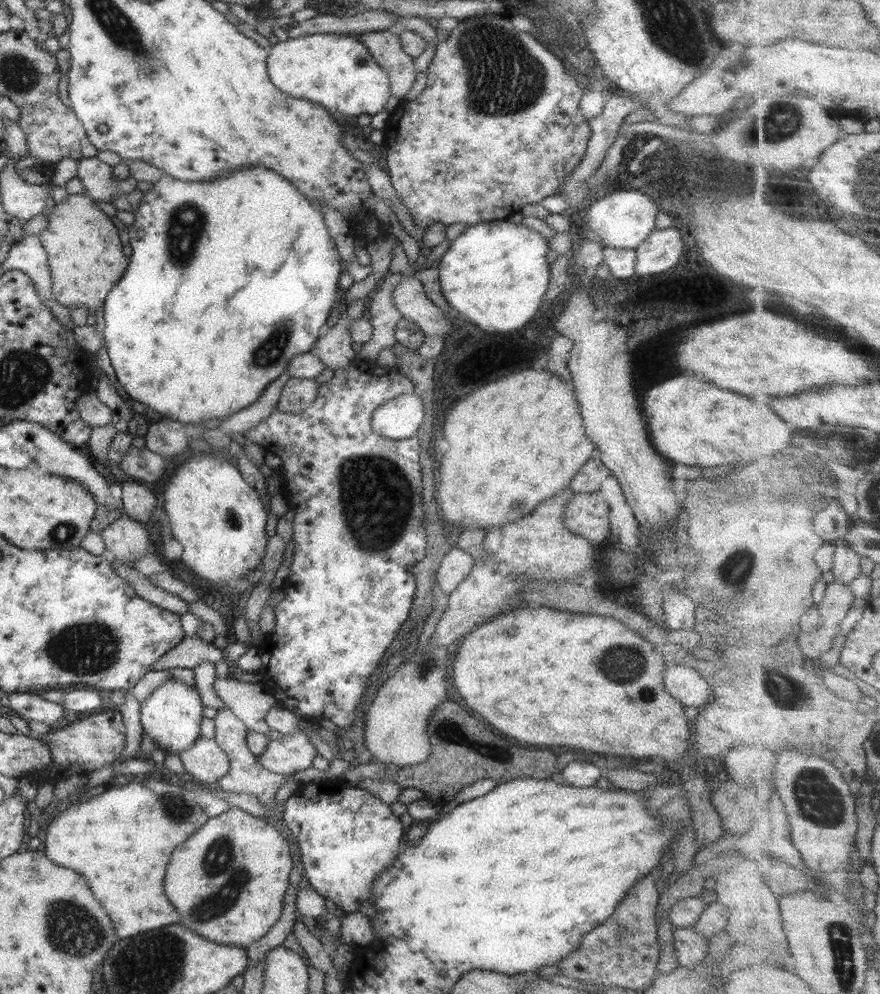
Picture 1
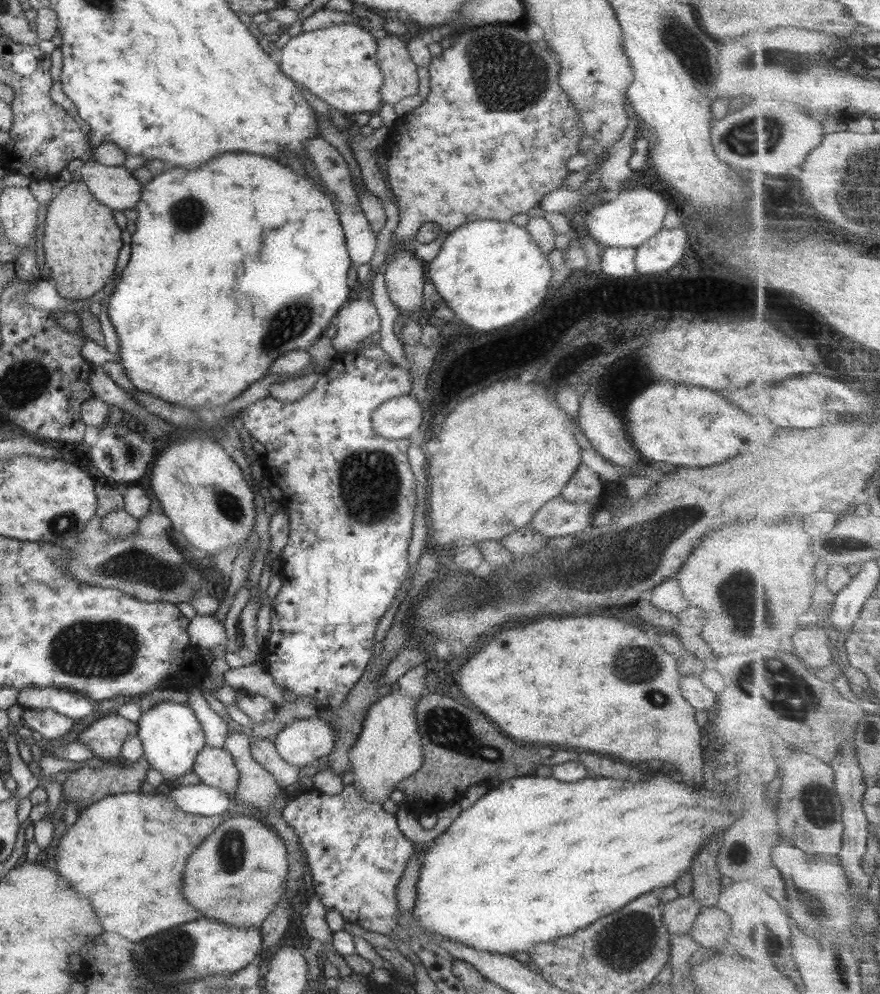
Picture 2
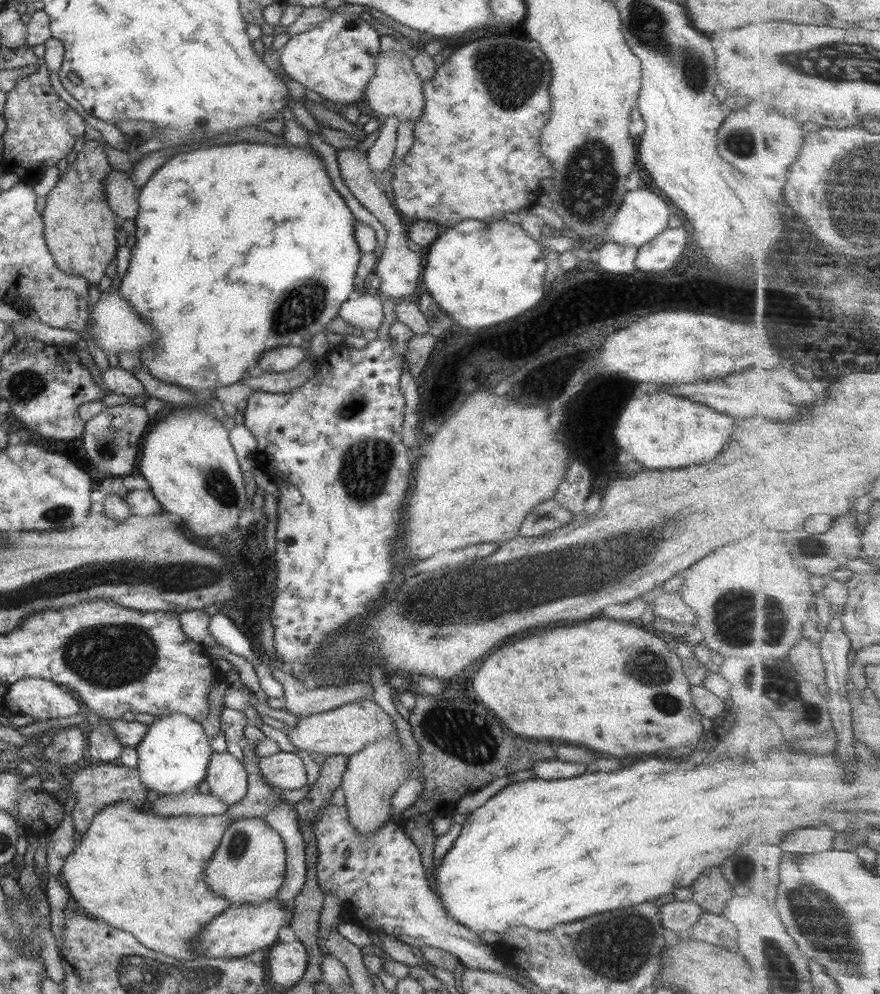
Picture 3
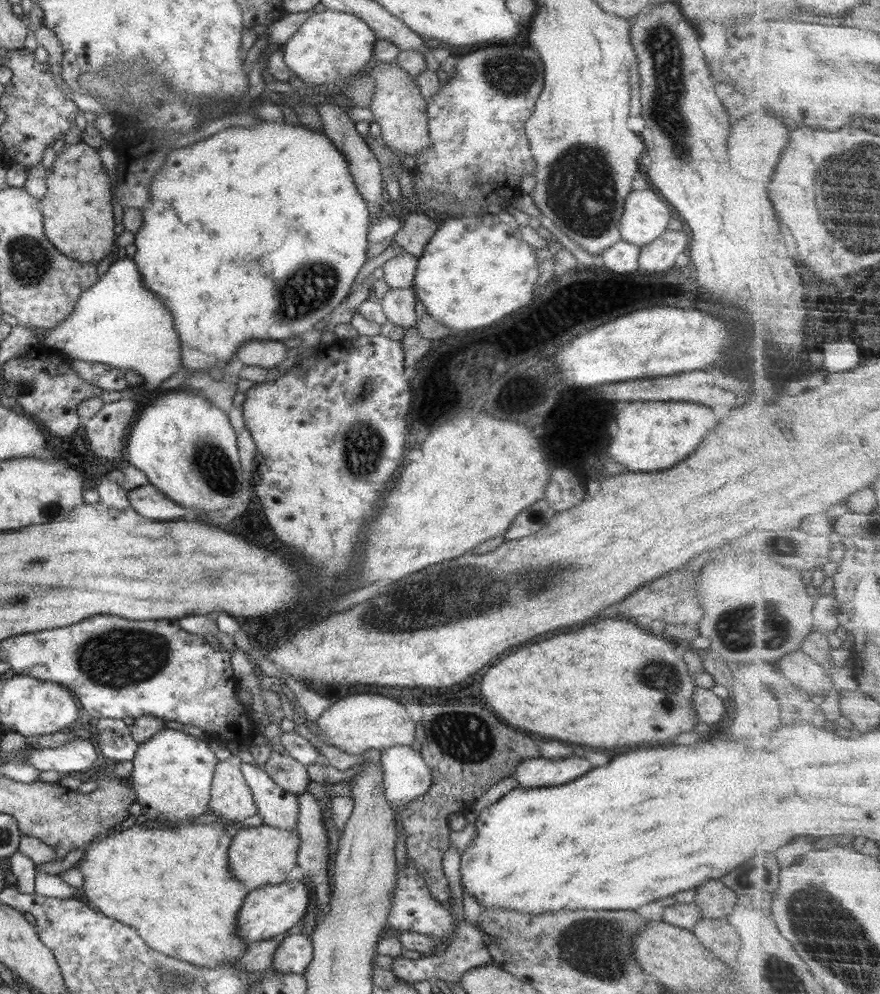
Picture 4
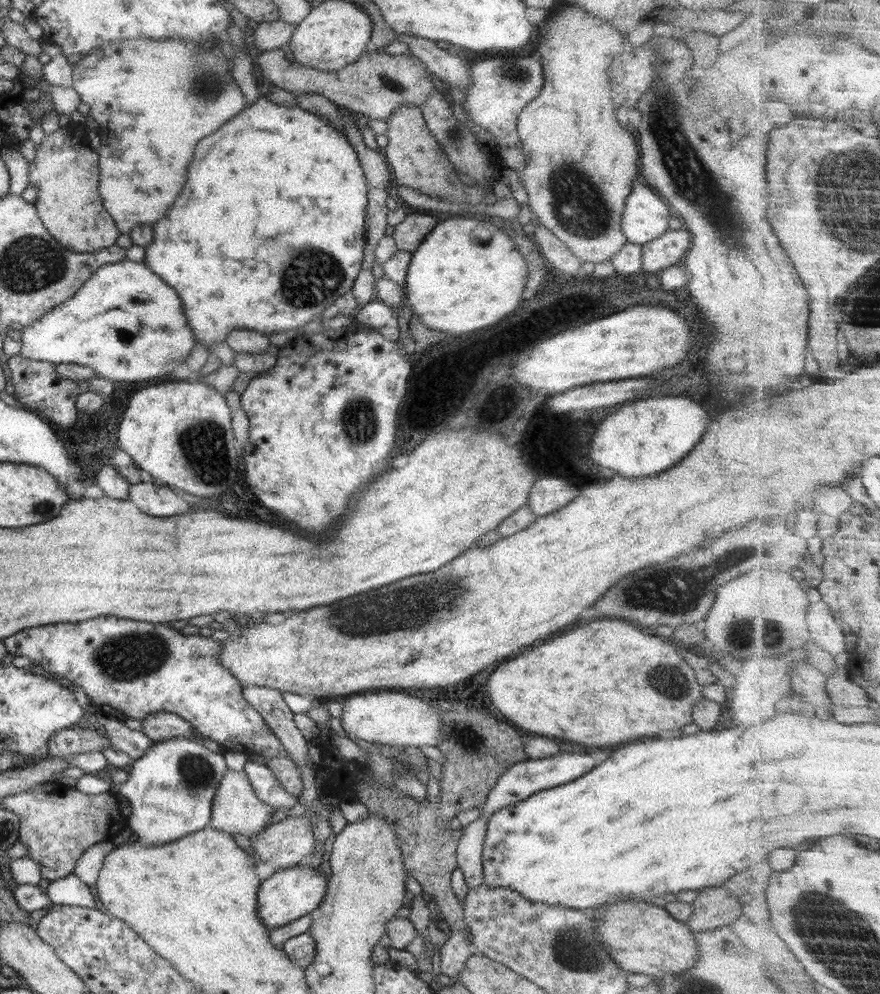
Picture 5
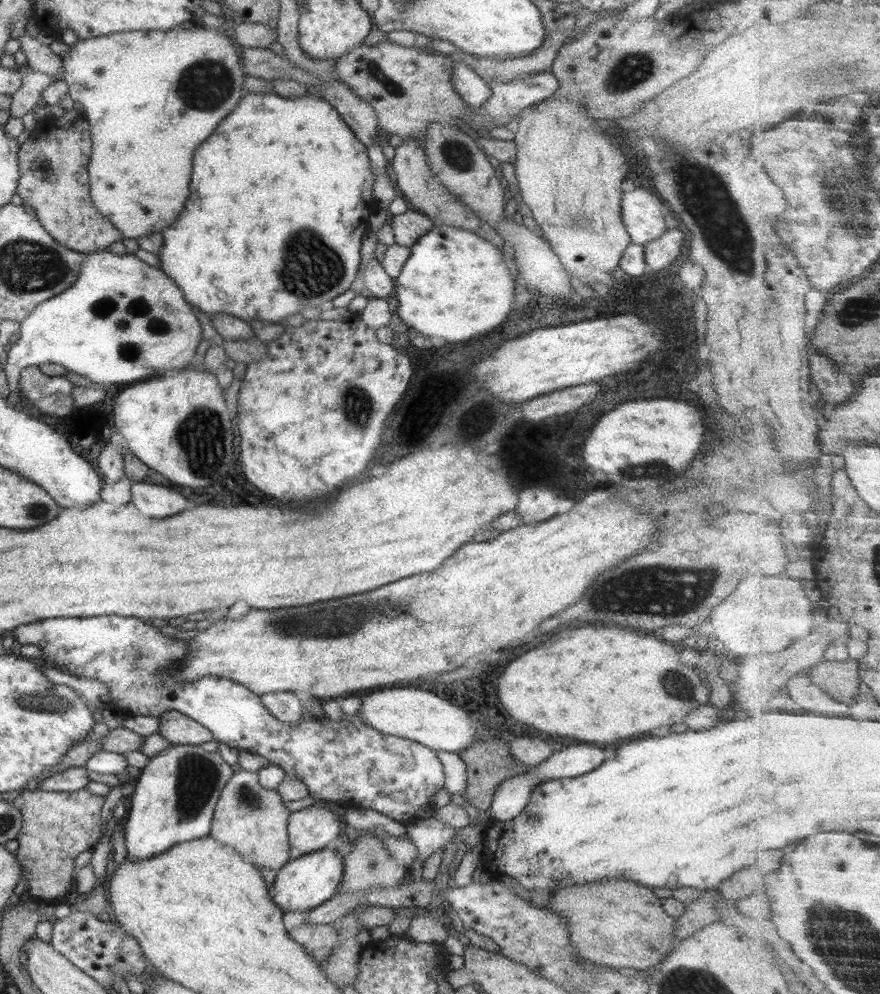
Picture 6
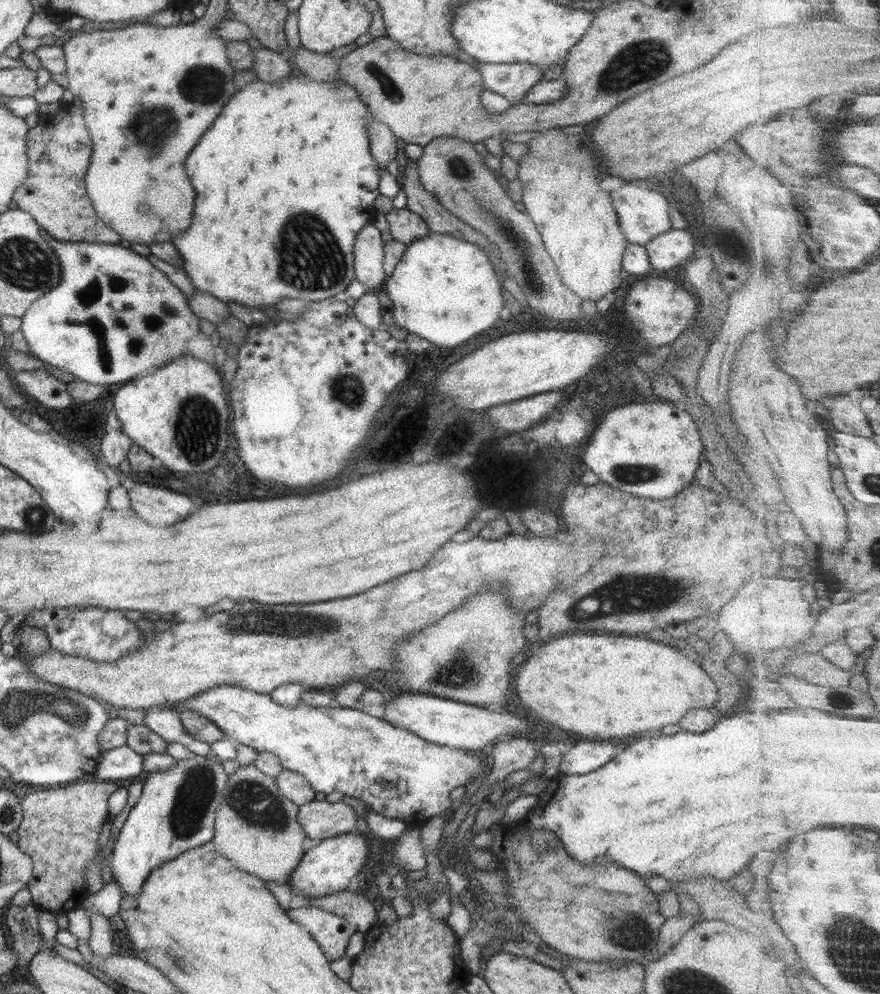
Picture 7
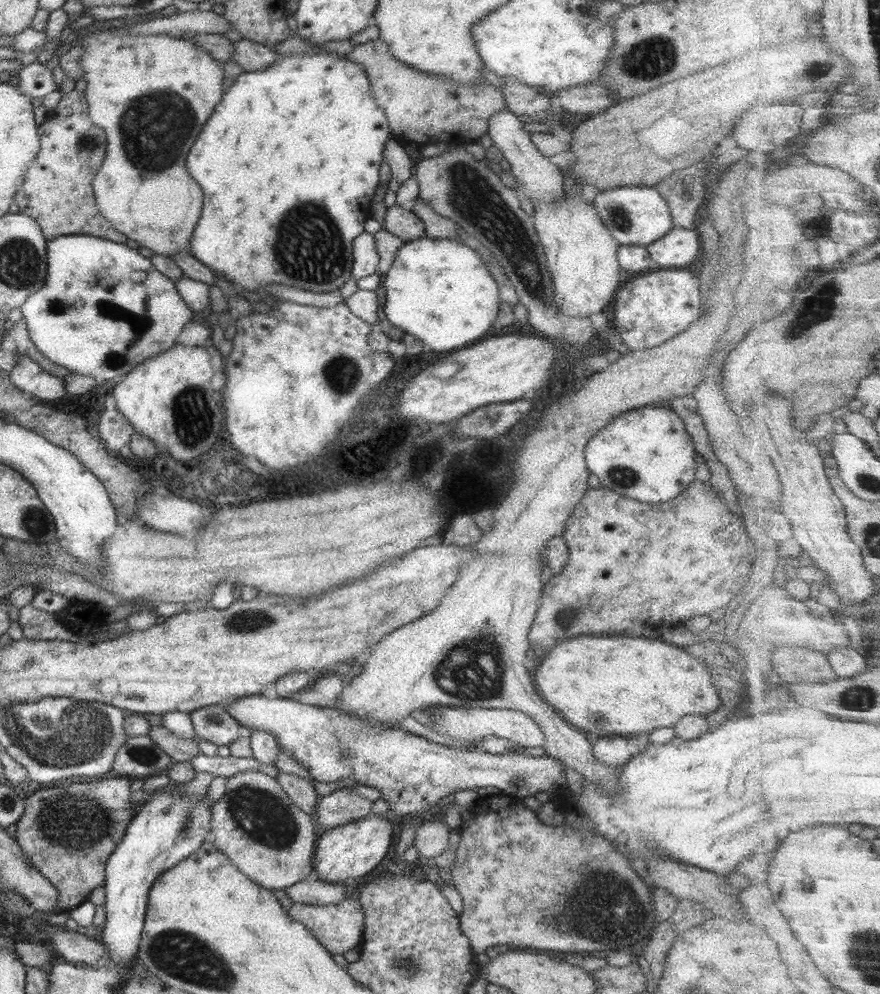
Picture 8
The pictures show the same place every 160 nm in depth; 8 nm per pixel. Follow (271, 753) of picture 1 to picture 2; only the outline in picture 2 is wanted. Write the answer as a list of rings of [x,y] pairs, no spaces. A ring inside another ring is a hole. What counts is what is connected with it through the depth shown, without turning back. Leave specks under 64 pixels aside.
[[[317,717],[288,723],[275,737],[274,749],[287,764],[302,768],[316,764],[317,758],[327,756],[334,745],[331,725]]]

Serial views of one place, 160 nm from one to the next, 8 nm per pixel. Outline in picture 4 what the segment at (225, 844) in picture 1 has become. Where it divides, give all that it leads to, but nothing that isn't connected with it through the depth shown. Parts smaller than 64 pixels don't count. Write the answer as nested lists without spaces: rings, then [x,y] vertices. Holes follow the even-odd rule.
[[[263,824],[258,827],[237,829],[226,850],[228,873],[241,882],[247,893],[262,886],[281,884],[285,881],[287,872],[296,865],[299,841],[295,830],[291,832]]]

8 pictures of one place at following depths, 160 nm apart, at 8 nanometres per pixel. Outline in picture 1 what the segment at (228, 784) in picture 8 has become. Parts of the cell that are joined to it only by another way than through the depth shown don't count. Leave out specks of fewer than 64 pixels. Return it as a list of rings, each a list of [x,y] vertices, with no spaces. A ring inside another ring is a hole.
[[[197,737],[193,744],[190,744],[187,748],[182,748],[178,752],[178,757],[182,762],[187,778],[209,786],[214,786],[216,780],[219,780],[229,768],[227,756],[225,756],[225,753],[216,745],[212,738]]]

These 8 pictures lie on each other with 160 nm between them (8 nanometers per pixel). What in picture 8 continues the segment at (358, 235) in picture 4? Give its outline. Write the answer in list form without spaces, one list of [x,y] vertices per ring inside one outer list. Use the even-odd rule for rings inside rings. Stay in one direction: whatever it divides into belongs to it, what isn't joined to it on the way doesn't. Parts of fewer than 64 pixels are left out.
[[[335,52],[292,54],[280,56],[277,62],[263,70],[239,74],[233,78],[233,83],[223,93],[221,102],[215,106],[211,118],[205,122],[205,128],[199,132],[195,144],[191,146],[185,168],[189,176],[199,184],[203,192],[203,208],[199,222],[193,230],[187,252],[201,261],[216,277],[222,277],[232,283],[240,291],[257,292],[260,286],[266,284],[284,284],[309,292],[325,293],[338,290],[351,279],[352,243],[364,232],[363,223],[370,217],[370,204],[375,188],[379,185],[378,170],[382,162],[384,140],[391,137],[390,127],[384,112],[375,104],[370,94],[369,81],[362,66],[345,59]]]

